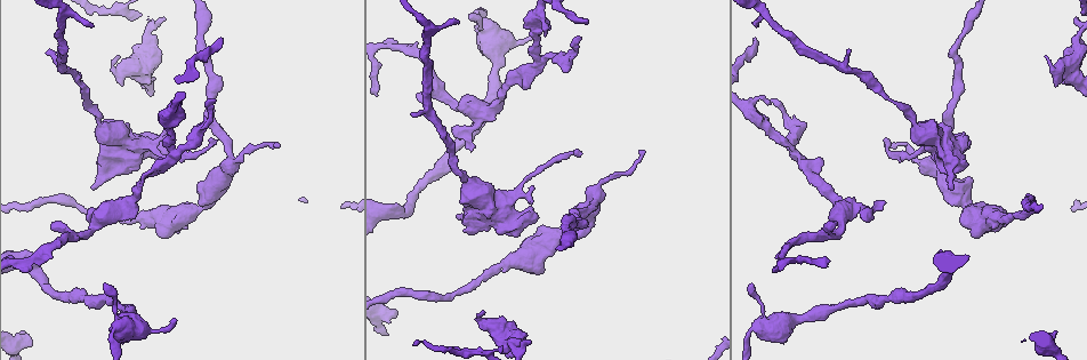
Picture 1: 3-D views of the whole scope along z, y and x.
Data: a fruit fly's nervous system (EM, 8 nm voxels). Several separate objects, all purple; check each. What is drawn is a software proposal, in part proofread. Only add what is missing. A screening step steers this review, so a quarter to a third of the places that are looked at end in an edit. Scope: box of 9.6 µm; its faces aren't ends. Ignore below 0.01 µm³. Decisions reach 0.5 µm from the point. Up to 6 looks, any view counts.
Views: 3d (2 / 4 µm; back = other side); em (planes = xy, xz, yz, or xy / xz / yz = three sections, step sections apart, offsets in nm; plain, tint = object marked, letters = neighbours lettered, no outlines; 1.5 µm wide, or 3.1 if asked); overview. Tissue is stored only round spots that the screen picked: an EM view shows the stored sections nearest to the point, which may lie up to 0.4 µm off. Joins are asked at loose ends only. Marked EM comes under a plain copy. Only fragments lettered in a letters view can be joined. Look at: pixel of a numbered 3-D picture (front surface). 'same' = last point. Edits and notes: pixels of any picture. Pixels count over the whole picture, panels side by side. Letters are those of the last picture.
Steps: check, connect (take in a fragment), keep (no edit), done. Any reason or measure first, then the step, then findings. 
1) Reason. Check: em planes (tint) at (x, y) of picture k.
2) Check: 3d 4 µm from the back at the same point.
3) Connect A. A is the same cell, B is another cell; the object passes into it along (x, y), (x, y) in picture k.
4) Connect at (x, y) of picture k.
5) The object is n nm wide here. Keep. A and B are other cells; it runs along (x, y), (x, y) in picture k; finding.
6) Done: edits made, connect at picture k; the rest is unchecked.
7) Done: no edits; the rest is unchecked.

Tapers out. Check: em xy step 8 (letters) at (175, 318) of picture 1.

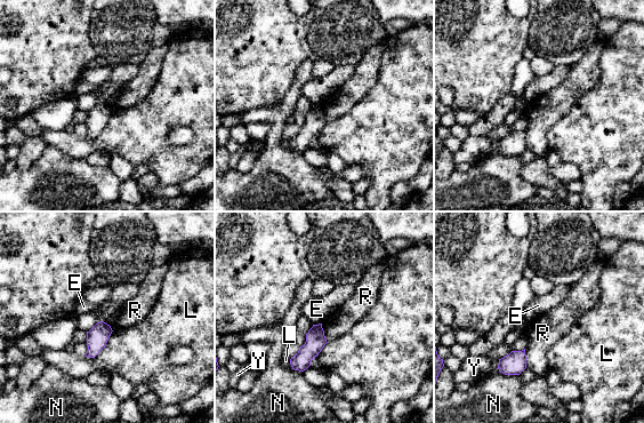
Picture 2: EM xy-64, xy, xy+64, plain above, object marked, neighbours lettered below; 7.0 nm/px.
Check: em planes (letters) at the same point.

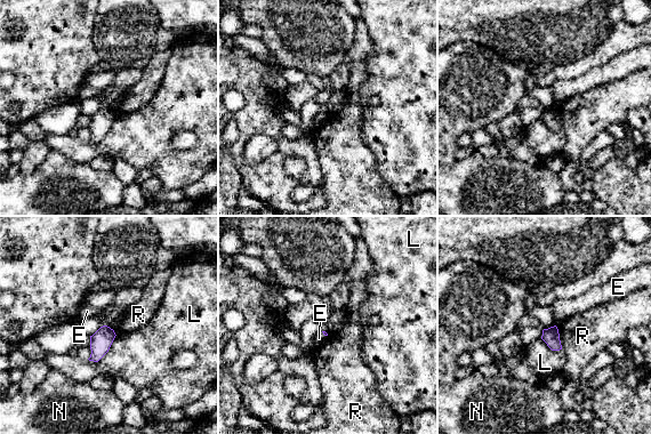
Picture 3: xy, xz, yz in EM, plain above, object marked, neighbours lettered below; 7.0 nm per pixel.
Keep. E, L, N and R are other cells; a border runs along (555, 326), (562, 348) in picture 3; none of them fits.

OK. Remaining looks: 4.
Branch stops here. Check: em planes (letters) at (757, 24) of picture 1.

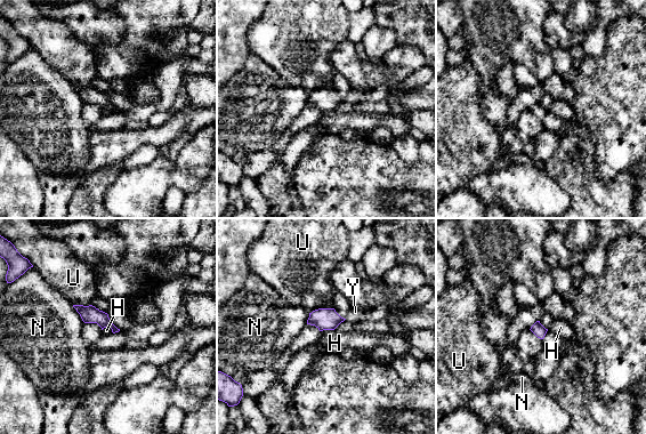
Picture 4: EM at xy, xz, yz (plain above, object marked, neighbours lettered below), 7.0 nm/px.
Keep. H, N, U and Y are other cells; a border runs along (333, 329), (323, 329), (321, 331) in picture 4; none of them fits.

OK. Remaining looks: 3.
An open end. Check: 3d 2 µm at (412, 114) of picture 1.

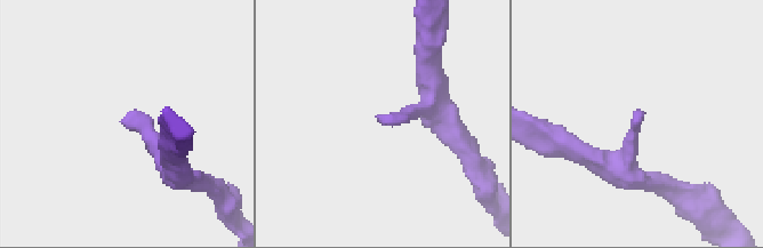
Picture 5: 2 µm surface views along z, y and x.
Now the EM. Check: em planes (letters) at (126, 127) of picture 5.

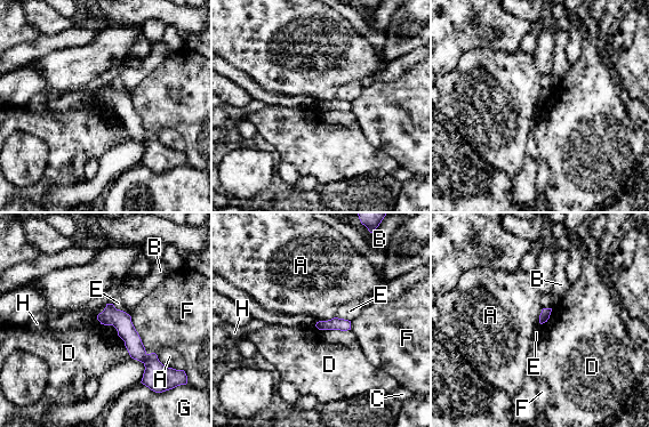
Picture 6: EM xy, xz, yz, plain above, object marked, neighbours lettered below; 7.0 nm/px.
The longest contact is with F, 320 nm. Keep. A, B, C, D, E, F, G and H are other cells; it runs along (109, 306), (134, 346), (154, 365) in picture 6; none of them fits.

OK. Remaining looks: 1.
Done: no edits; the rest is unchecked.

